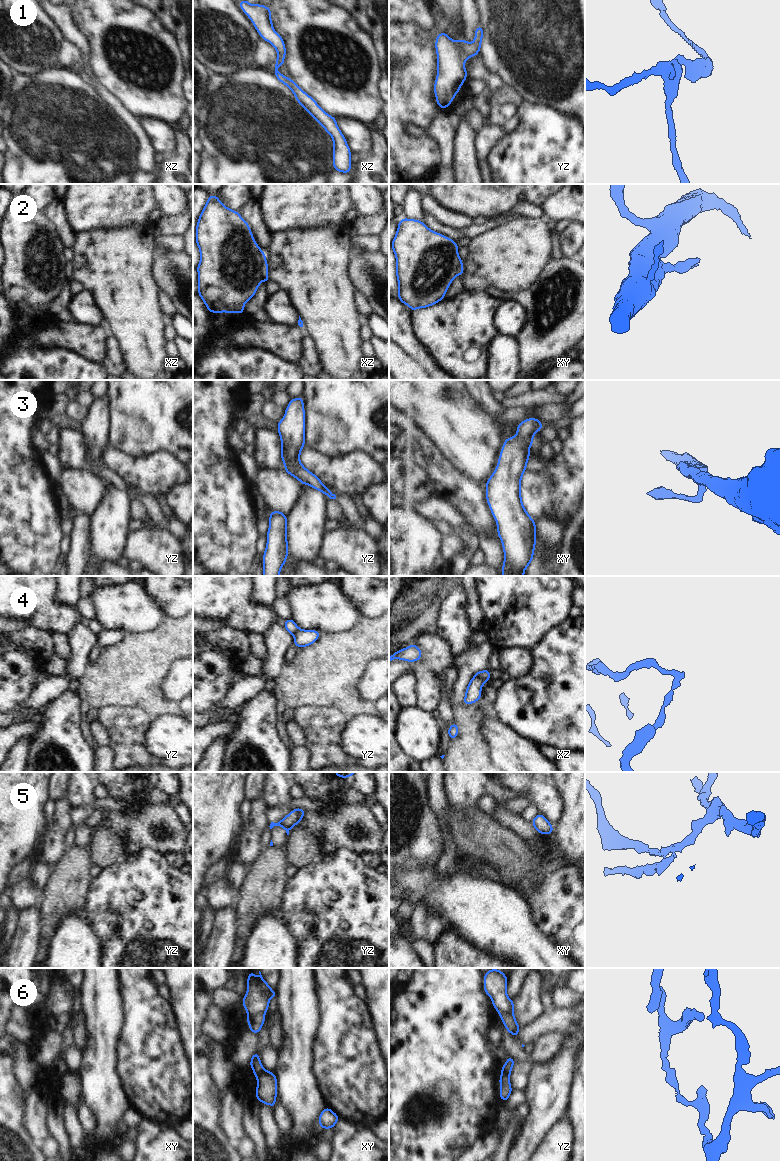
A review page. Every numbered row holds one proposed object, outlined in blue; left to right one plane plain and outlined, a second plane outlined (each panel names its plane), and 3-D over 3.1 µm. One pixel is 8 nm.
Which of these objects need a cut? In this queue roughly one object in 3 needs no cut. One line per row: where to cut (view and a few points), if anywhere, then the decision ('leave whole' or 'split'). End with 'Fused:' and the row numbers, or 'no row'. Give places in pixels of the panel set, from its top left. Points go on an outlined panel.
1: cut none; leave whole
2: cut xz (265, 259), (261, 265), (262, 279); split
3: cut yz (298, 462), (292, 465), (285, 465); split
4: cut xz (473, 677), (486, 680); split
5: cut yz (285, 828), (288, 830); split
6: cut xy (264, 1070), (257, 1077); split
Fused: 2, 3, 4, 5, 6

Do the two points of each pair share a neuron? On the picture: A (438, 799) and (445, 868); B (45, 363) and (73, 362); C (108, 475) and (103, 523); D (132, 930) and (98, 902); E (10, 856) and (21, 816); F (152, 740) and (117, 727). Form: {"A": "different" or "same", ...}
{"A": "same", "B": "same", "C": "different", "D": "same", "E": "same", "F": "different"}

